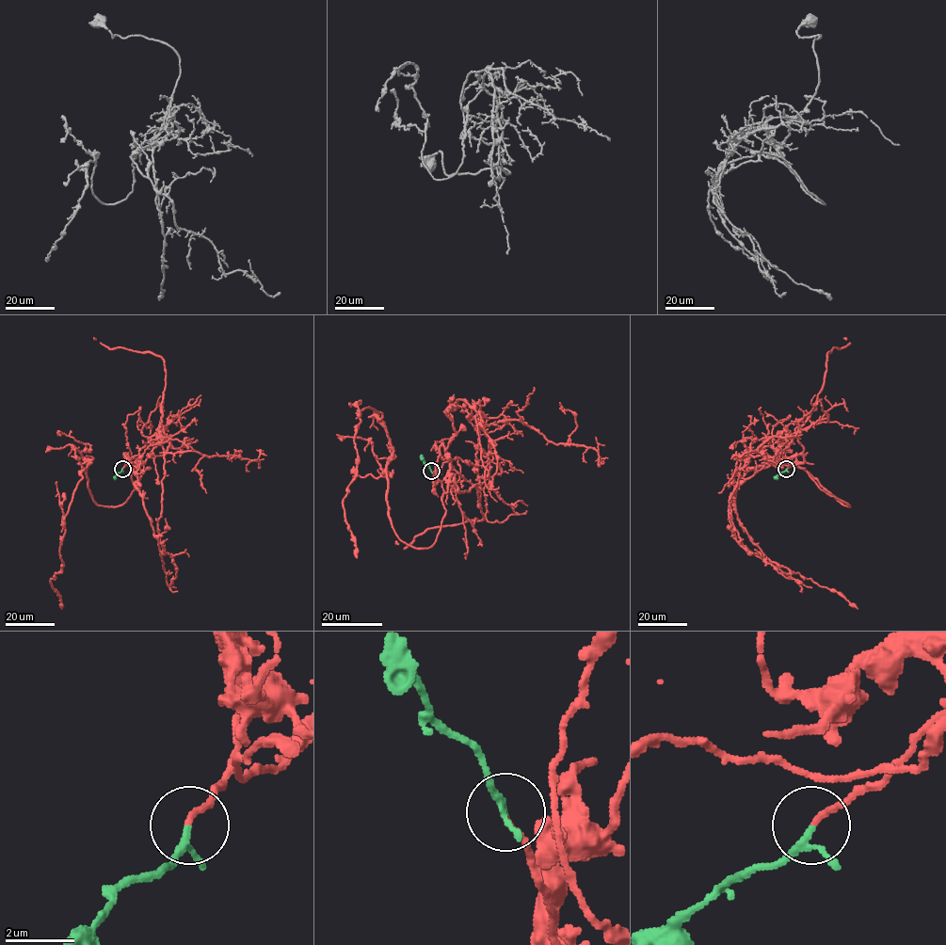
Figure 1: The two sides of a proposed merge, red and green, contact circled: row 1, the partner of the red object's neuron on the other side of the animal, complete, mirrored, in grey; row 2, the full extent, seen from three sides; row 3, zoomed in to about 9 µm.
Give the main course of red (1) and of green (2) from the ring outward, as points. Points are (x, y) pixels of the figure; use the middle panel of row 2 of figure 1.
1: (430, 470), (450, 459), (446, 512), (414, 548), (389, 516), (380, 412), (360, 410), (343, 499), (357, 557)
2: (430, 470), (420, 455)

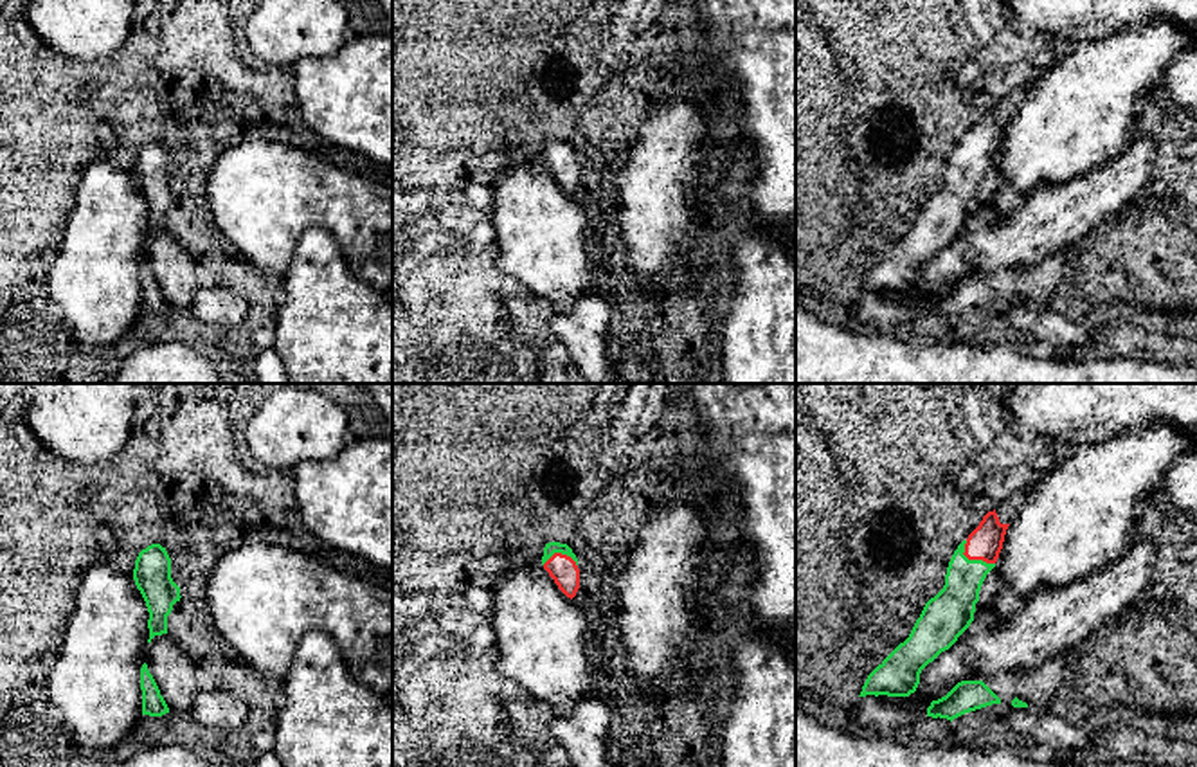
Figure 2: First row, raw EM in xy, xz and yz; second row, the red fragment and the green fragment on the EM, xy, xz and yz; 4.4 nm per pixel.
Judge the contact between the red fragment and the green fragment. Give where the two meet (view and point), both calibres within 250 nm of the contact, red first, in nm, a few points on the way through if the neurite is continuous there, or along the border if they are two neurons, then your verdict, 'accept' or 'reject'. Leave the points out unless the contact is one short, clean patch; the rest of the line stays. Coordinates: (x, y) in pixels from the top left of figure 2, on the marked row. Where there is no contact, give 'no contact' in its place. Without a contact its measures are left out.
contact yz (972, 559); calibres 160 and 190 nm; way yz (985, 542), (972, 559), (953, 609); accept

